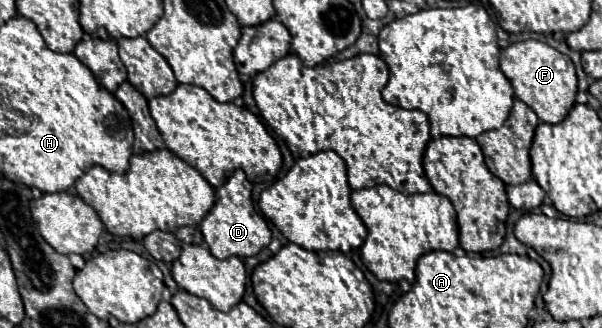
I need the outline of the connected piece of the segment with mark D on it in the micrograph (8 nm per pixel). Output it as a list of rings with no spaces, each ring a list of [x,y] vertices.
[[[242,169],[234,171],[234,175],[222,187],[216,189],[216,203],[200,223],[204,241],[208,243],[208,249],[216,259],[226,259],[230,255],[250,257],[250,255],[256,255],[260,249],[264,249],[270,243],[272,239],[270,229],[264,217],[256,213],[250,191],[252,191],[252,183],[246,179]]]

